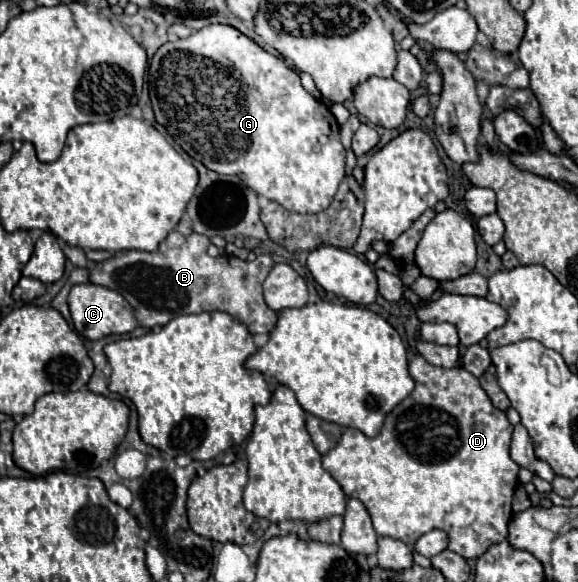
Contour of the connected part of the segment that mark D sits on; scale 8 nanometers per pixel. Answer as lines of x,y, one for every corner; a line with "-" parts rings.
417,354
409,362
409,372
415,380
415,390
399,406
395,406
395,410
391,410
391,414
387,414
381,432
375,438
369,438
359,430
347,428
343,432
339,444
323,456
323,466
341,484
341,488
347,496
357,498
365,504
365,508
367,508
367,512
373,520
373,528
375,528
377,536
391,536
391,538
397,538
397,540
405,542
407,546
411,546
421,534
427,534
431,530
443,530
449,536
449,546
447,546
449,550
461,554
467,560
479,558
481,554
487,552
489,546
493,546
497,542
503,542
507,538
507,524
509,524
509,518
511,518
511,512
513,512
511,510
511,500
513,500
513,492
515,492
515,486
517,486
517,472
519,472
519,464
513,462
511,454
509,454
513,426
509,424
507,416
491,404
489,396
479,386
479,380
471,372
467,372
465,368
461,368
461,366
457,366
457,368
439,368
439,366
429,364
423,356

